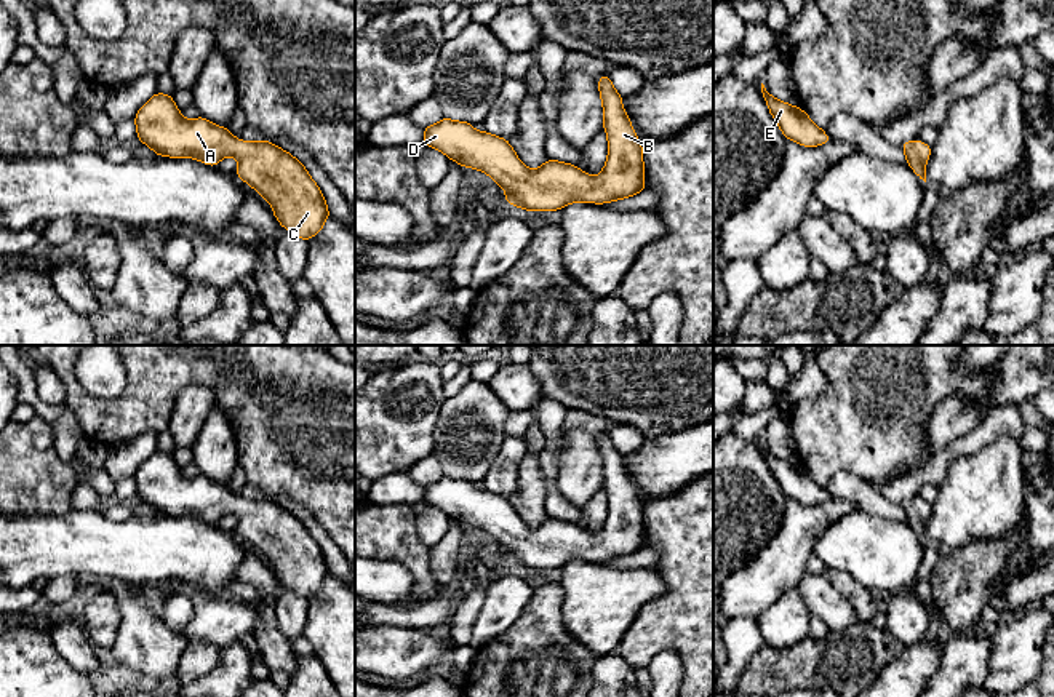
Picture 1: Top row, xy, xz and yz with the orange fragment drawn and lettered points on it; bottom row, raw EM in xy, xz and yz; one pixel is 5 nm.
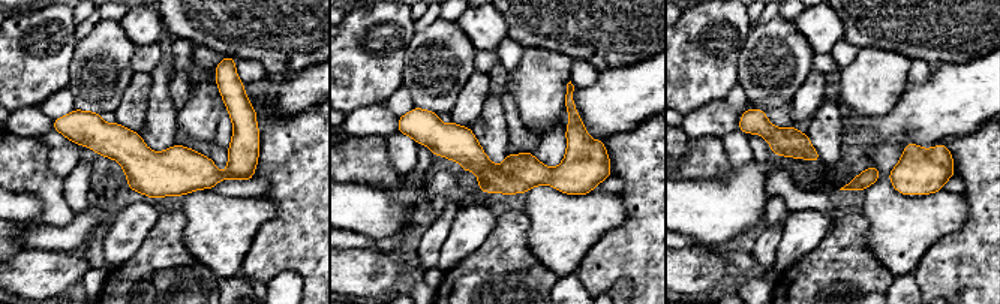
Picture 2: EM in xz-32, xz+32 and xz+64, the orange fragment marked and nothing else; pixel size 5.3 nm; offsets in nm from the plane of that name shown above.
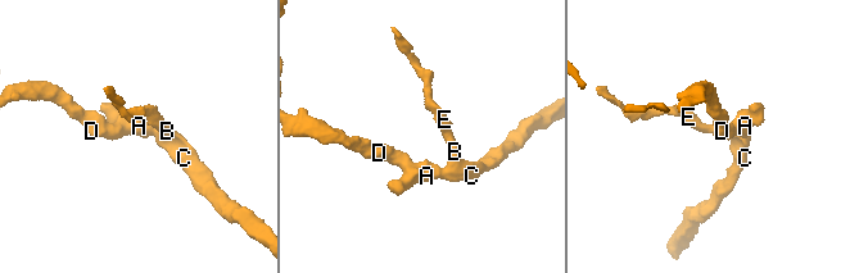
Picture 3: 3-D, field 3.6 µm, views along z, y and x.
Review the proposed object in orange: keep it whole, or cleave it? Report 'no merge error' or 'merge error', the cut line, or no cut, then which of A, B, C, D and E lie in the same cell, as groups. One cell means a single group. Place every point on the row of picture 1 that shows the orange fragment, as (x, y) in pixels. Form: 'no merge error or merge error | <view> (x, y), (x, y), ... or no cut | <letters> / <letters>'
no merge error | no cut | A B C D E

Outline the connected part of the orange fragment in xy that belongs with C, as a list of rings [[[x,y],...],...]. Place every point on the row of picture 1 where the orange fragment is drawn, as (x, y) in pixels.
[[[154,94],[138,110],[134,125],[138,139],[162,157],[187,157],[210,166],[218,166],[224,157],[235,157],[238,161],[235,174],[270,203],[281,227],[305,241],[315,237],[331,216],[321,190],[297,158],[269,141],[240,142],[227,128],[218,126],[205,117],[186,120],[170,94]]]

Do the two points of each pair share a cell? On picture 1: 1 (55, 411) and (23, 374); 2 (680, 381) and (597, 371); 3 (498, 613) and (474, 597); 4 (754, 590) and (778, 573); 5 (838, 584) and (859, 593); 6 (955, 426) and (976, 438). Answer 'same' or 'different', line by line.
1: same
2: same
3: different
4: same
5: same
6: different

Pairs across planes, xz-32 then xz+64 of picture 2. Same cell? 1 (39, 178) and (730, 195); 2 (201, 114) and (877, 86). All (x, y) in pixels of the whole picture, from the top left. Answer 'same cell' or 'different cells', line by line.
1: different cells
2: same cell

